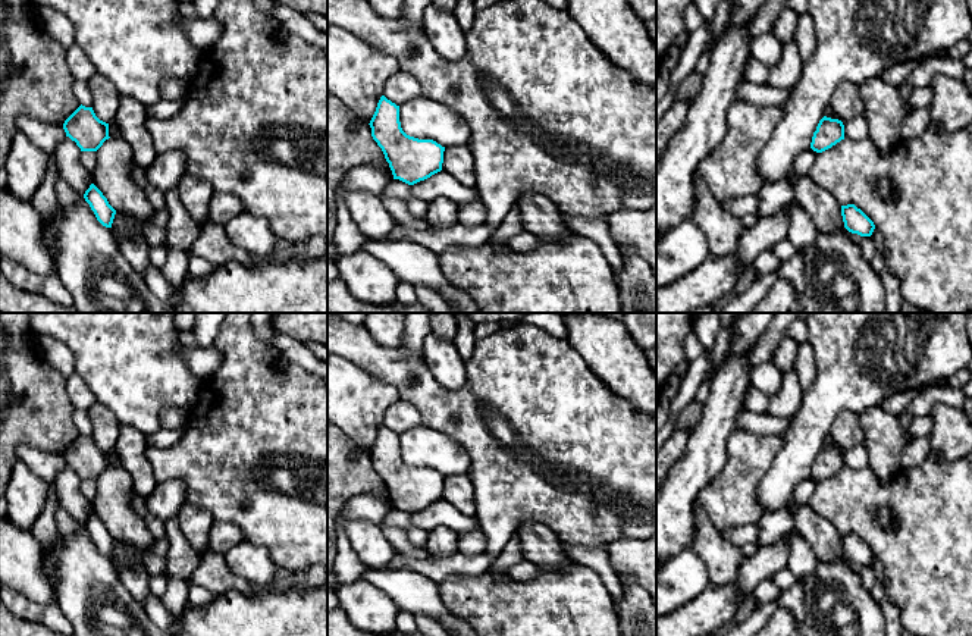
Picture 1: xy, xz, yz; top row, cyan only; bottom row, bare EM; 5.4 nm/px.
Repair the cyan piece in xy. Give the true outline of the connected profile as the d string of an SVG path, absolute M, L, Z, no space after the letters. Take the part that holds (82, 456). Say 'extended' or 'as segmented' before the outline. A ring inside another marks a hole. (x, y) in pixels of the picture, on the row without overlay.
as segmented; M82 433L65 449L63 458L81 480L97 480L110 467L109 452L100 449L93 436Z

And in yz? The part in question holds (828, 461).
as segmented; M824 445L813 461L810 477L822 482L844 469L844 454L838 448Z

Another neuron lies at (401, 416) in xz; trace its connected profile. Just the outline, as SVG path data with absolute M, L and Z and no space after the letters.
M399 400L385 413L383 424L396 435L401 435L414 426L423 424L423 420L414 405Z

